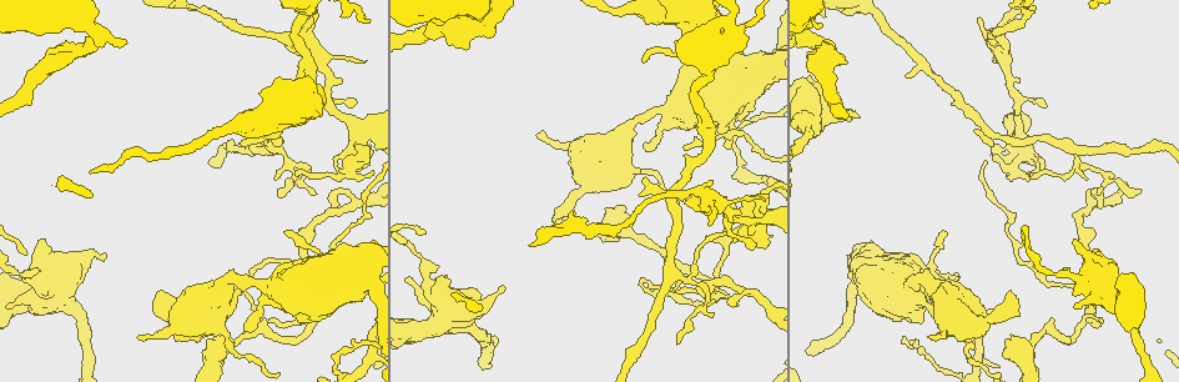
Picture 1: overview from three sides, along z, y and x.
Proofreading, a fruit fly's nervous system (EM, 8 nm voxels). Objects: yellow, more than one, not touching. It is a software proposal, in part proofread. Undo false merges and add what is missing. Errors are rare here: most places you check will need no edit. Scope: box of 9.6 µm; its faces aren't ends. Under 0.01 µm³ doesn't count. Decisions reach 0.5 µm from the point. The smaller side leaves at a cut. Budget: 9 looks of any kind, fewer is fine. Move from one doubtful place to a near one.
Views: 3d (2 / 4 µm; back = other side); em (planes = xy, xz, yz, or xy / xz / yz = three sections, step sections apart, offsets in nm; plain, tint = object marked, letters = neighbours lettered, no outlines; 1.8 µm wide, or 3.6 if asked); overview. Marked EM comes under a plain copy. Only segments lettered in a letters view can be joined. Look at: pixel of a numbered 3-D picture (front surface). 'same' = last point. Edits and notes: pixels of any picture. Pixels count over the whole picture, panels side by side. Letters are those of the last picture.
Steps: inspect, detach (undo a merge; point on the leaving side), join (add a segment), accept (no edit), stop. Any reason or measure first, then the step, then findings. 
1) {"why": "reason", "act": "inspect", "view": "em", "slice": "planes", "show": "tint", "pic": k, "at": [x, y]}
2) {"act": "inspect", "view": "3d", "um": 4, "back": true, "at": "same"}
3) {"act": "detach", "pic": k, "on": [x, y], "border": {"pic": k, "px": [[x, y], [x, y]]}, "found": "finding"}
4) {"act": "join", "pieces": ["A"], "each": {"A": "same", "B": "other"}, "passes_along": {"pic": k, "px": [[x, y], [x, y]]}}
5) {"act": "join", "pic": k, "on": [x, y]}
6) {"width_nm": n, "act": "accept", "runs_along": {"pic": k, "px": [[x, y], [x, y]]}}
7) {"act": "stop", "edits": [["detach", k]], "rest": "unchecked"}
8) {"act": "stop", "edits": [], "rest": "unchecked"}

{"why": "abrupt turn", "act": "inspect", "view": "em", "slice": "xy", "step": 4, "show": "tint", "pic": 1, "at": [1019, 157]}

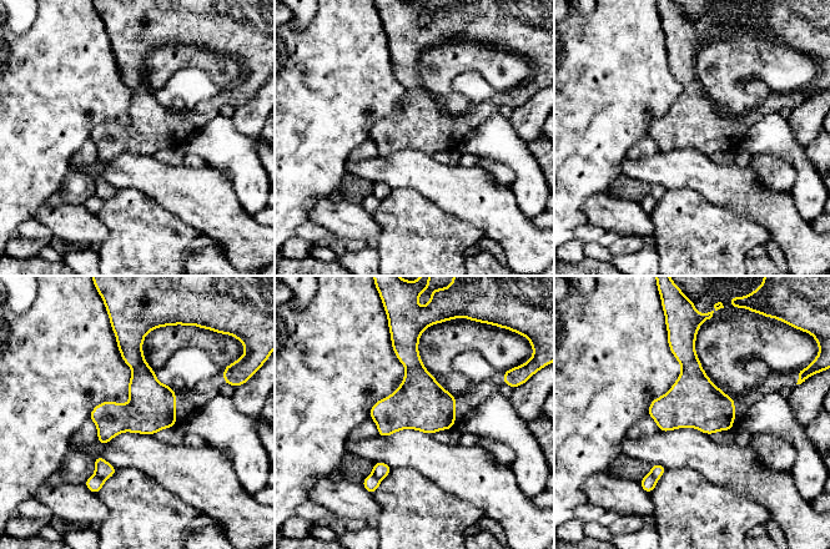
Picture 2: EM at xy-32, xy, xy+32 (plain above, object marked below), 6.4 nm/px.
{"act": "inspect", "view": "em", "slice": "planes", "show": "letters", "at": "same"}

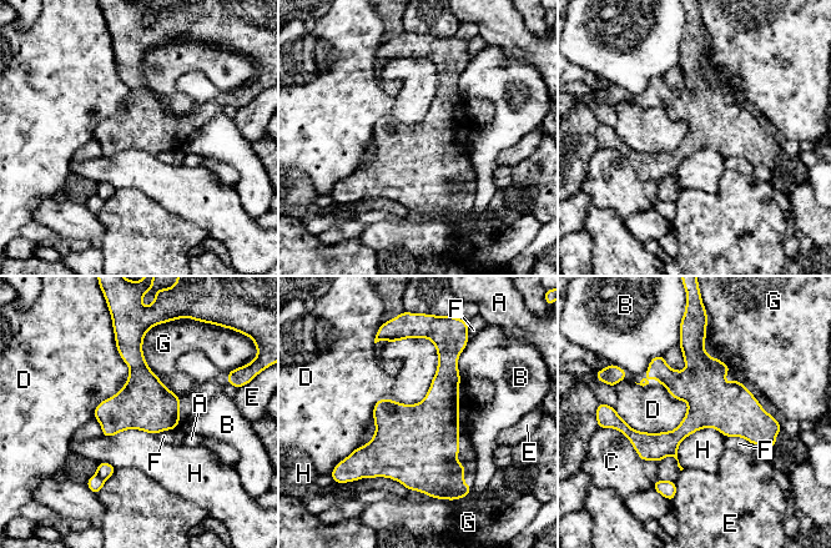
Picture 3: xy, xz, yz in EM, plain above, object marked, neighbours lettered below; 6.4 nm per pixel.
{"act": "detach", "pic": 3, "on": [105, 471], "each": {"A": "other", "B": "other", "C": "other", "D": "other", "E": "other", "F": "other", "G": "other", "H": "other"}, "border": {"pic": 3, "px": [[96, 473], [104, 481]]}, "found": "a second neuron is stuck on"}

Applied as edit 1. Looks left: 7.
{"act": "inspect", "view": "overview"}

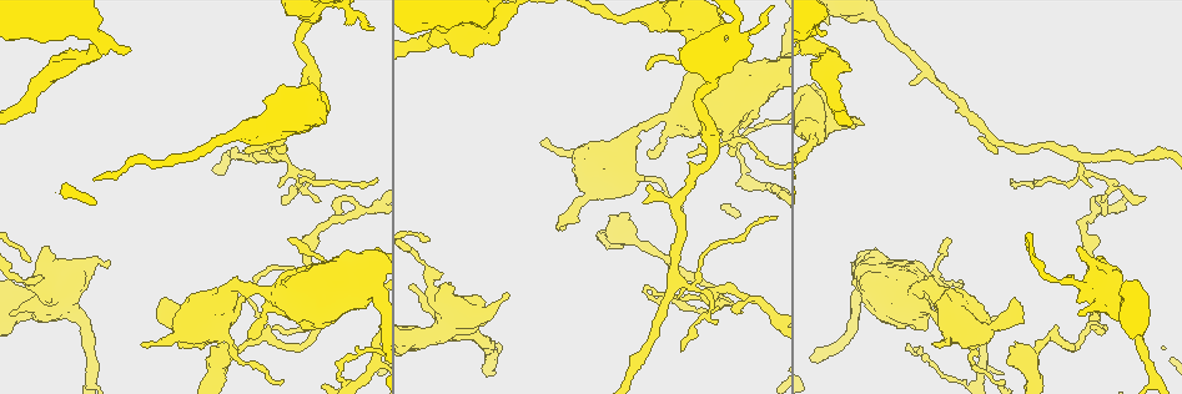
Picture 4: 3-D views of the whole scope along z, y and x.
{"why": "sharp bend", "act": "inspect", "view": "3d", "um": 4, "pic": 4, "at": [934, 272]}

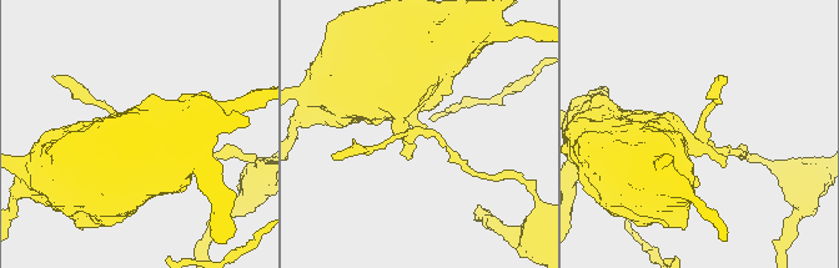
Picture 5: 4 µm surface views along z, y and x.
{"act": "inspect", "view": "em", "slice": "xy", "step": 8, "show": "letters", "pic": 5, "at": [702, 132]}

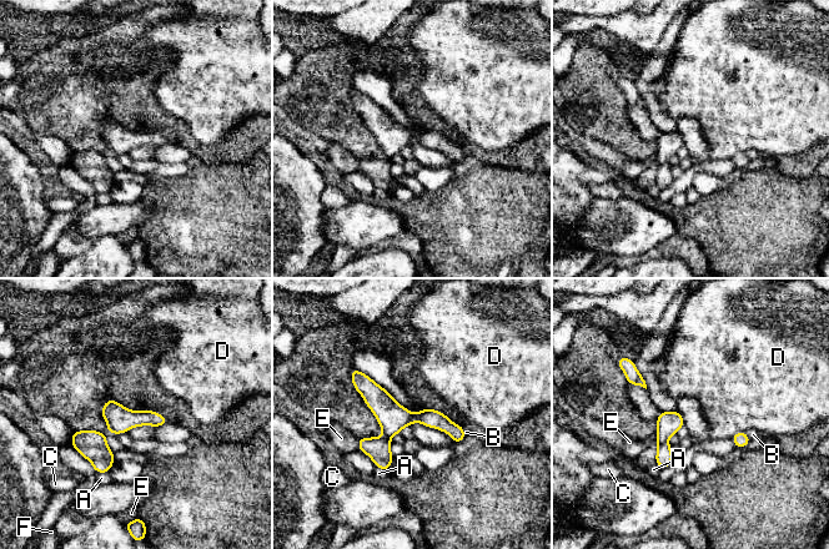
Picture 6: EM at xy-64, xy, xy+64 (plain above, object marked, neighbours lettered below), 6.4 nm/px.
{"act": "detach", "pic": 6, "on": [668, 423], "each": {"A": "other", "B": "other", "C": "other", "D": "other", "E": "other", "F": "other"}, "found": "a second neuron is stuck on"}

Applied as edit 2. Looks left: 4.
{"why": "sharp bend", "act": "inspect", "view": "em", "slice": "planes", "show": "tint", "pic": 4, "at": [501, 20]}

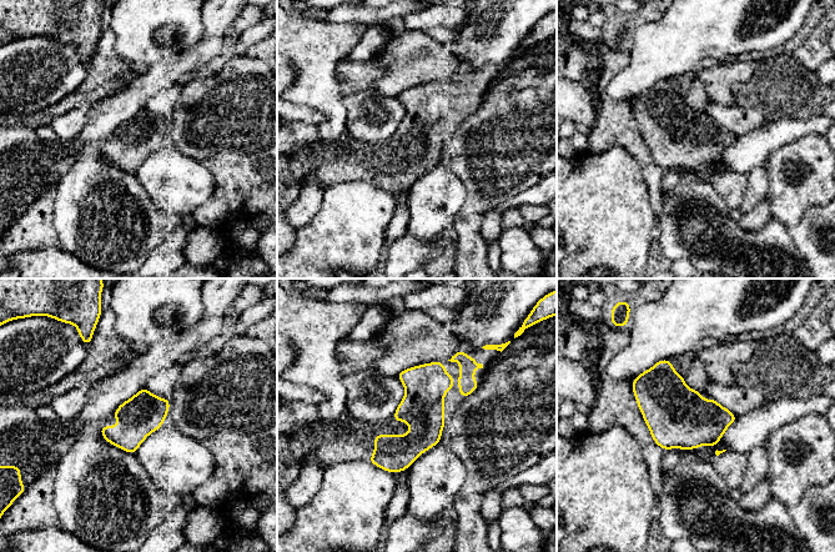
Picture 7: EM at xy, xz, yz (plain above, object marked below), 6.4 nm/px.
{"act": "inspect", "view": "em", "slice": "planes", "show": "letters", "at": "same"}

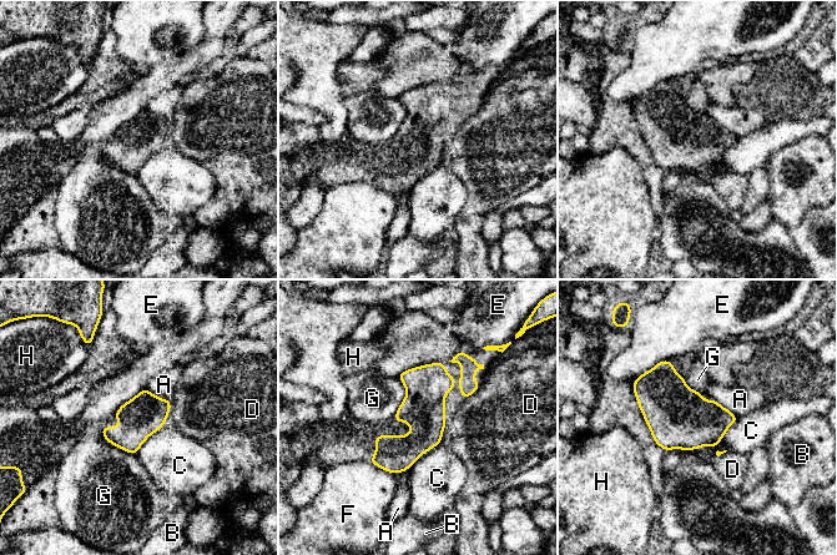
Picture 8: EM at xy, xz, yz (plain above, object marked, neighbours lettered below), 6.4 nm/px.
{"act": "accept", "each": {"A": "other", "B": "other", "C": "other", "D": "other", "E": "other", "F": "other", "G": "other", "H": "other"}, "found": "continuous, no second neuron"}

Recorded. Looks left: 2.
{"act": "stop", "edits": [["detach", 3], ["detach", 6]], "rest": "unchecked"}

